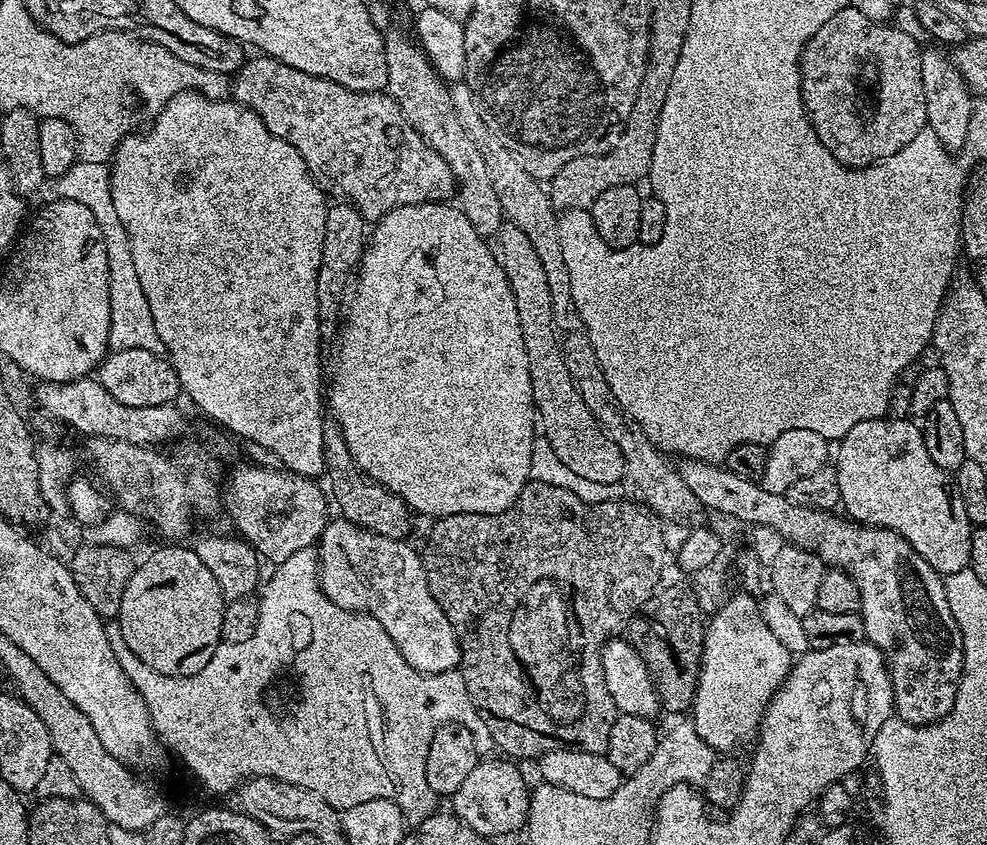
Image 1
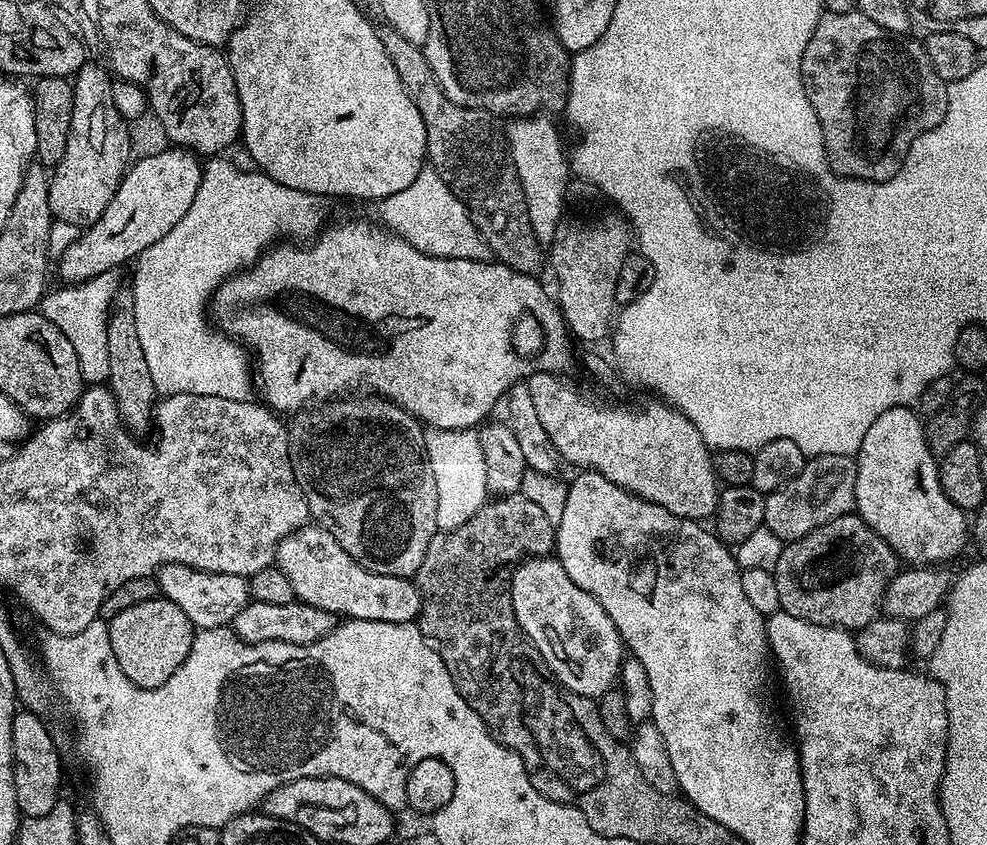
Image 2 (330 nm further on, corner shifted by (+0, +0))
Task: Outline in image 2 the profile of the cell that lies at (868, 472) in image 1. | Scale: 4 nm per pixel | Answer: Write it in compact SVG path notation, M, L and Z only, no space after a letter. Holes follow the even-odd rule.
M905 406L902 408L891 408L882 414L878 414L878 418L874 418L874 422L870 422L870 430L866 430L866 438L862 438L862 446L859 452L856 453L854 459L858 466L858 482L856 483L856 507L855 511L860 517L869 524L872 529L882 537L884 541L896 551L897 557L901 561L907 562L912 566L940 566L944 560L952 560L964 548L964 543L967 545L970 540L970 520L966 515L965 509L954 506L954 502L950 502L950 498L946 498L946 494L942 490L942 482L940 481L940 469L938 460L934 453L930 450L930 446L924 437L924 425L921 417L916 417L912 413L911 407Z

